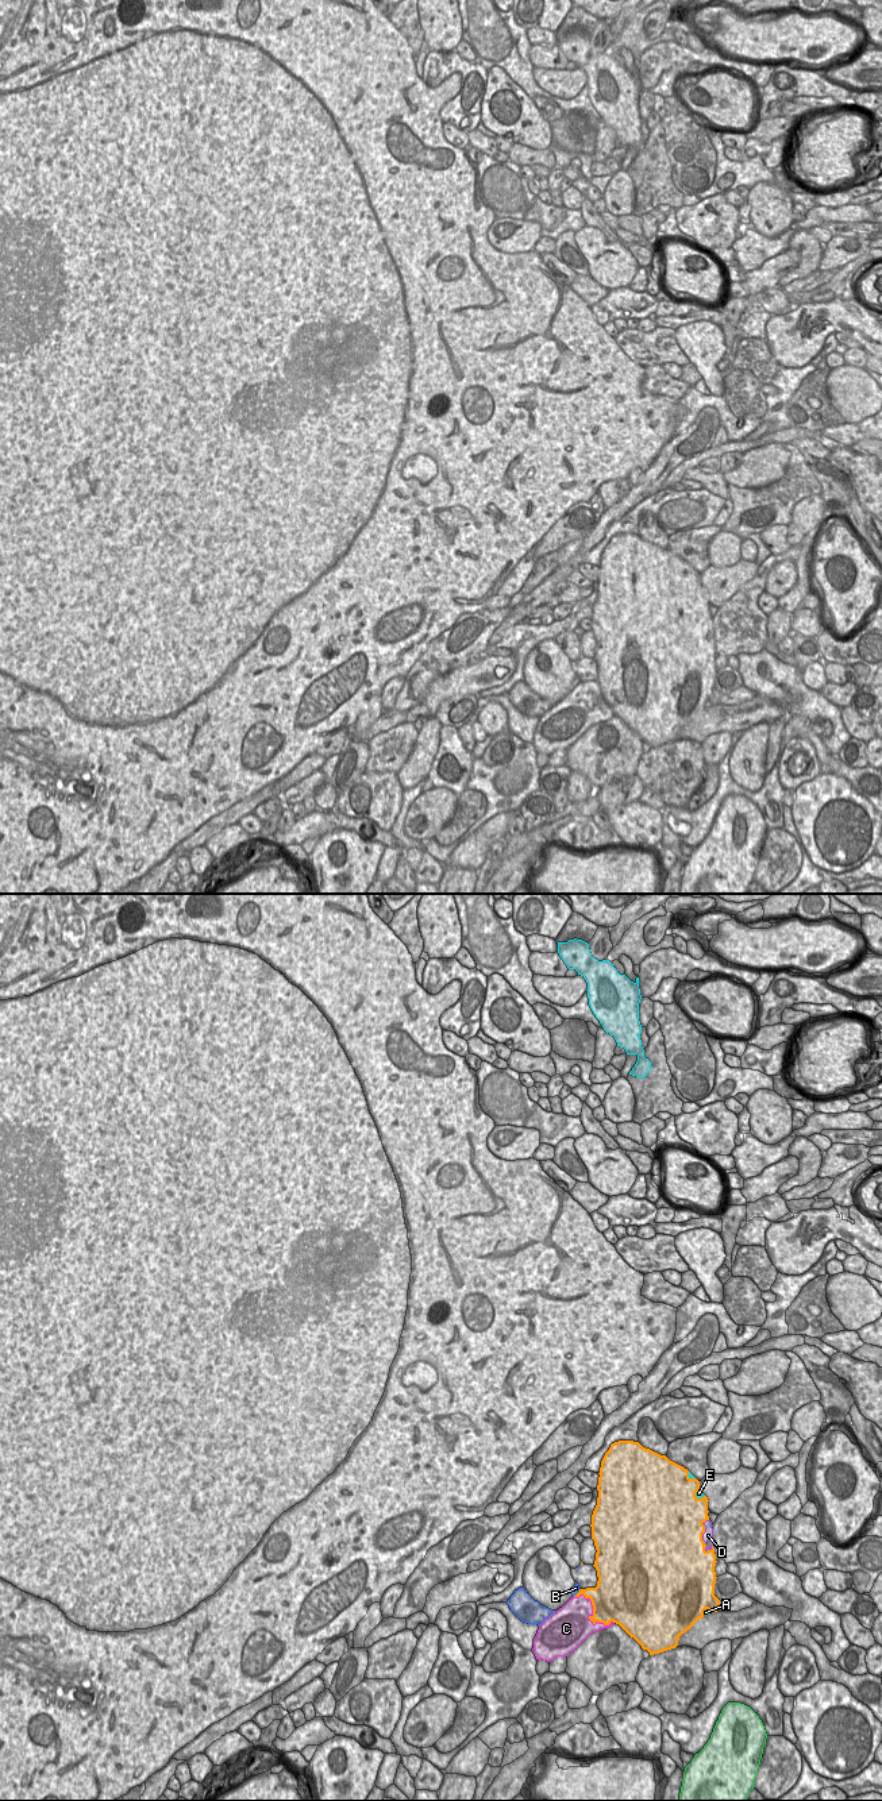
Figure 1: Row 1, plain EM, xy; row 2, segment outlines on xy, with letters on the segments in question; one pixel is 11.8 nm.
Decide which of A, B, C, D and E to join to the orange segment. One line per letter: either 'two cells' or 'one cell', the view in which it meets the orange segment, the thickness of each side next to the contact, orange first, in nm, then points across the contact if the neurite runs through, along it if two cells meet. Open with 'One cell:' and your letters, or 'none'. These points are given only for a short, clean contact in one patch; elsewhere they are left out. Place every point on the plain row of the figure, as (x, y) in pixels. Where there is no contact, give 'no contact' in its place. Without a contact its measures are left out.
One cell: none
A: two cells; meets orange in xy; 500 nm thick on the orange side, 60 nm on the other
B: two cells; meets orange in xy; 200 nm thick on the orange side, 90 nm on the other; border along xy (580, 682), (573, 689)
C: two cells; meets orange in xy; 440 nm thick on the orange side, 380 nm on the other
D: two cells; meets orange in xy; 500 nm thick on the orange side, 130 nm on the other
E: two cells; meets orange in xy; 480 nm thick on the orange side, 70 nm on the other

